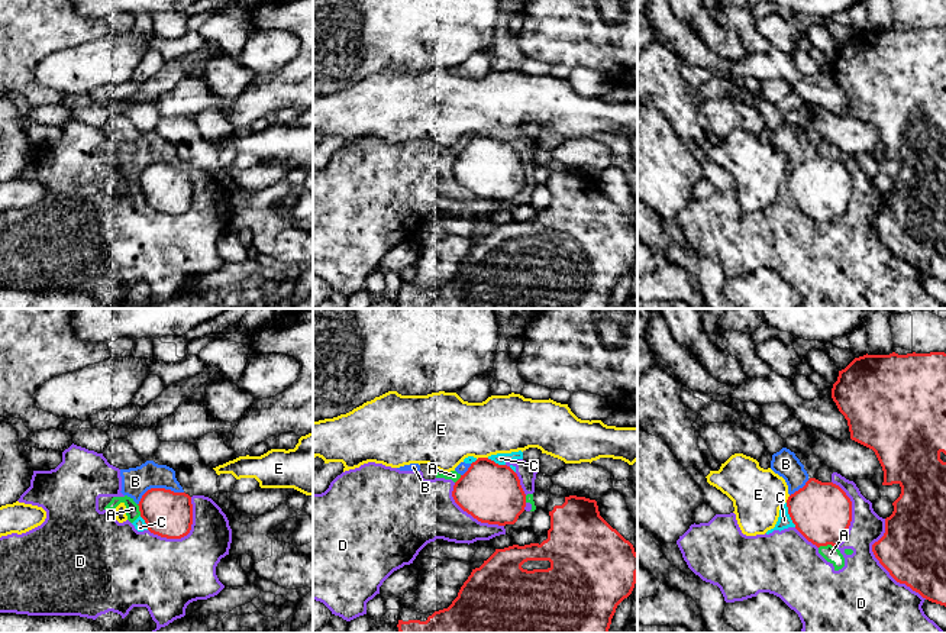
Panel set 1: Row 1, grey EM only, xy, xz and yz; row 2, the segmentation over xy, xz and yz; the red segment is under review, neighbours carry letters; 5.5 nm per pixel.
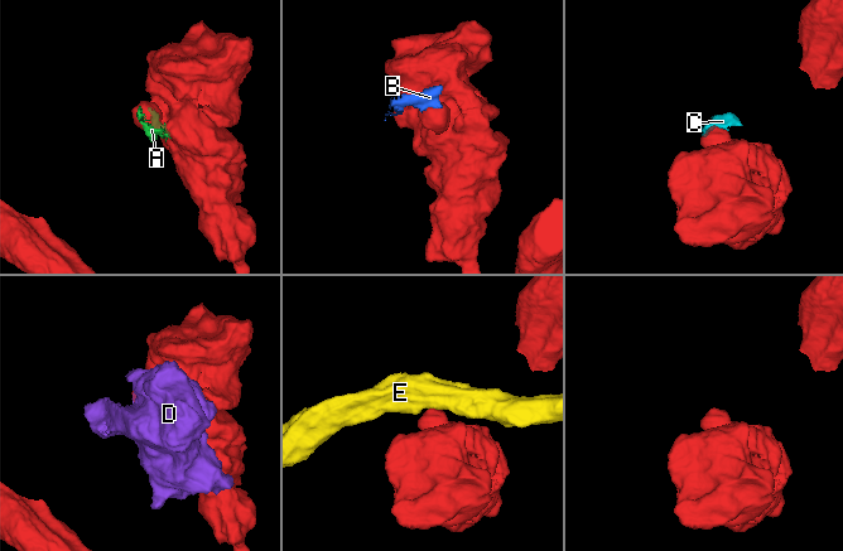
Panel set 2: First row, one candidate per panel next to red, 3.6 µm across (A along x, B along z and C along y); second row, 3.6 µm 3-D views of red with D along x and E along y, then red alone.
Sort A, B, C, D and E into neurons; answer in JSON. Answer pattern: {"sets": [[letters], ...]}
{"sets": [["A", "B", "C", "D"], ["E"]]}

